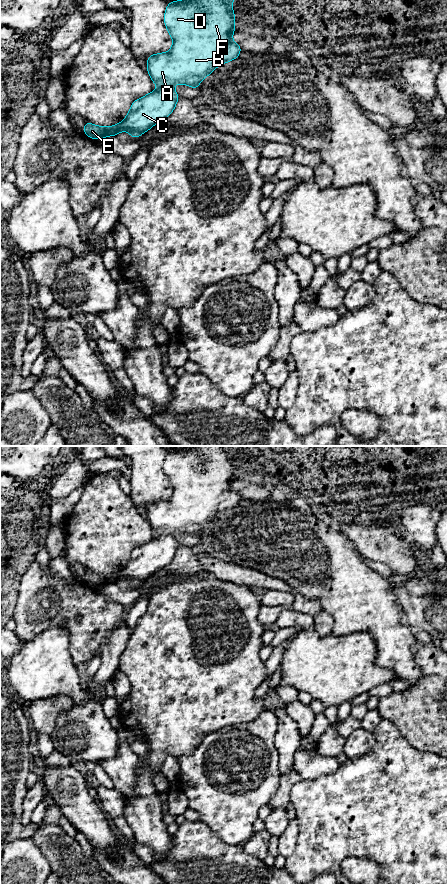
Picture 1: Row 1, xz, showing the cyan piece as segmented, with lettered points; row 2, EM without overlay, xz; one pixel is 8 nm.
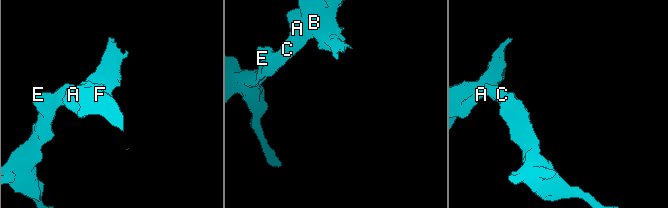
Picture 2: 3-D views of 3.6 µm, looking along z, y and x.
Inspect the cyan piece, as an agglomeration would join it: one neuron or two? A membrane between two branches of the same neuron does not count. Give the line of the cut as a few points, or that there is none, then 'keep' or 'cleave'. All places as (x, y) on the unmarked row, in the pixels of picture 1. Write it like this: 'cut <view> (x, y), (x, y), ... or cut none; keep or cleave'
cut none; keep

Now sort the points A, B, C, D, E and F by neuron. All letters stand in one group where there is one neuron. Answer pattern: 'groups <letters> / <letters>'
groups A B C D E F

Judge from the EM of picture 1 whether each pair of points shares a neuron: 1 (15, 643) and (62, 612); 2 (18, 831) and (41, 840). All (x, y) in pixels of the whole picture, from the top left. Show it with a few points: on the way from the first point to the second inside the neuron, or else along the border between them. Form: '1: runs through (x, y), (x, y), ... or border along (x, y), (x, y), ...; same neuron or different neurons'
1: border along (13, 631), (23, 643); different neurons
2: border along (35, 831), (29, 837); different neurons

